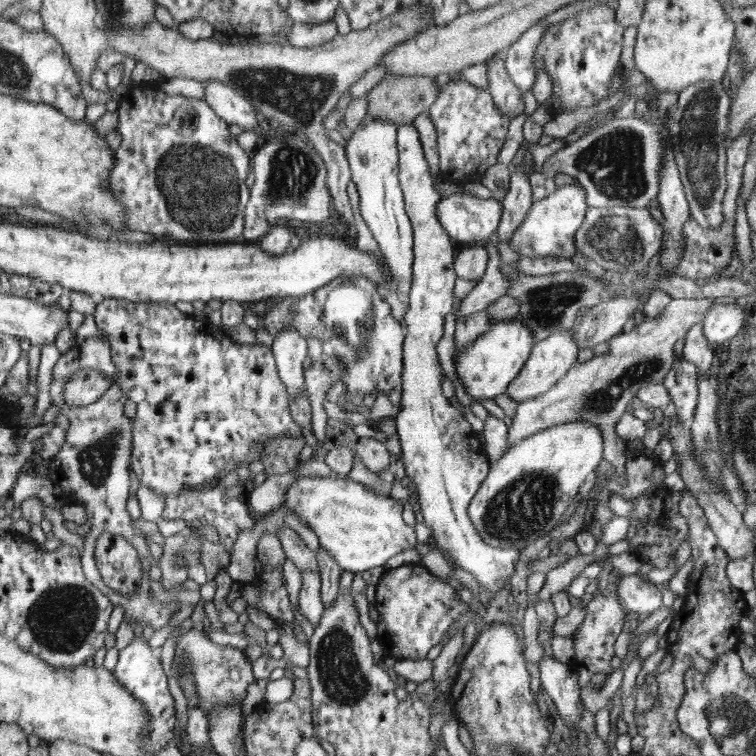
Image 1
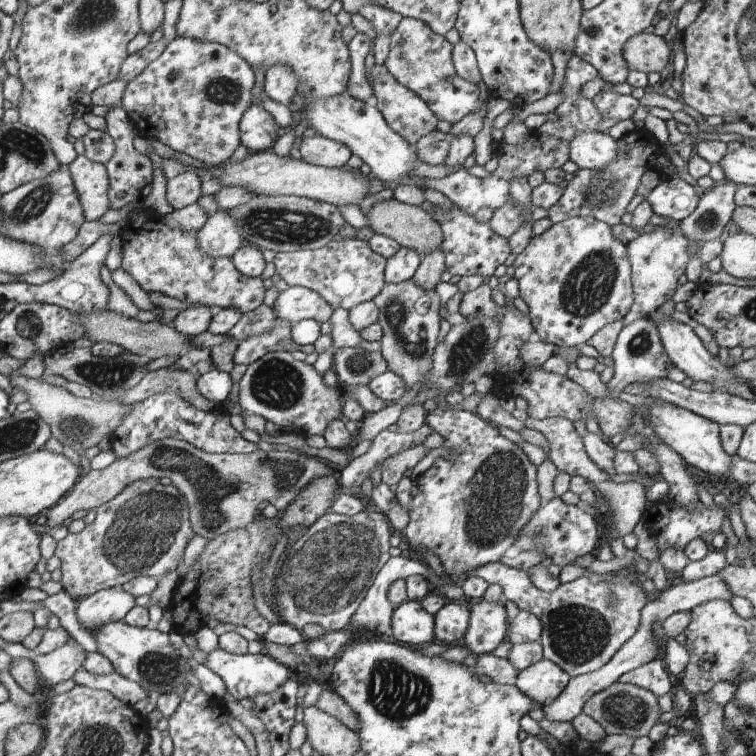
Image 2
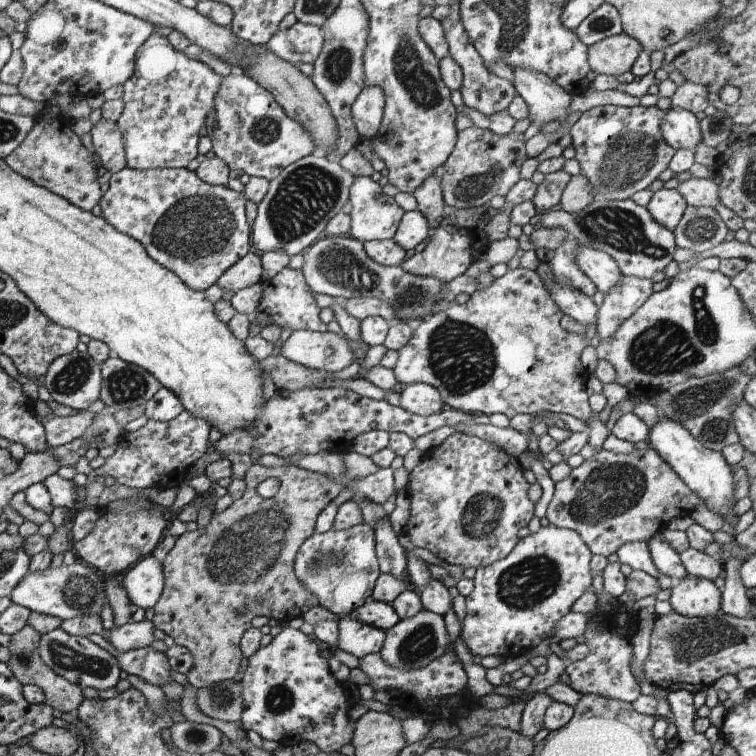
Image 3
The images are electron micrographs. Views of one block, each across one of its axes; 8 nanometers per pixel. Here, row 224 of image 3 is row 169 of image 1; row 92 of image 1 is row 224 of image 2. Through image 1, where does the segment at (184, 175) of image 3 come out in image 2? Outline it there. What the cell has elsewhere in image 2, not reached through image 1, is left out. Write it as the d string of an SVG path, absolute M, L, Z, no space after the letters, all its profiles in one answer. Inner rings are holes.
M148 209L143 210L143 214L128 220L121 229L123 245L123 259L121 268L132 275L132 278L138 282L142 290L149 292L163 292L180 302L188 304L208 305L211 308L227 309L232 307L242 313L254 310L263 303L265 294L264 284L261 277L249 277L242 274L234 266L231 257L213 257L204 249L199 247L197 234L199 231L181 231L169 227L159 214L153 213Z

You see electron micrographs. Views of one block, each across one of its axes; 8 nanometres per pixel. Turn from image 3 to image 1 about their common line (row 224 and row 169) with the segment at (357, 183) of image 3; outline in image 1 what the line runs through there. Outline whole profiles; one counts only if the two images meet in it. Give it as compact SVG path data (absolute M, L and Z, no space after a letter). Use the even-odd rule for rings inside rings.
M368 116L353 130L345 146L349 160L351 182L357 188L360 198L360 214L372 232L388 270L394 278L393 284L402 300L410 296L413 288L414 255L413 225L405 211L405 197L400 183L400 148L397 144L397 124L370 119Z

